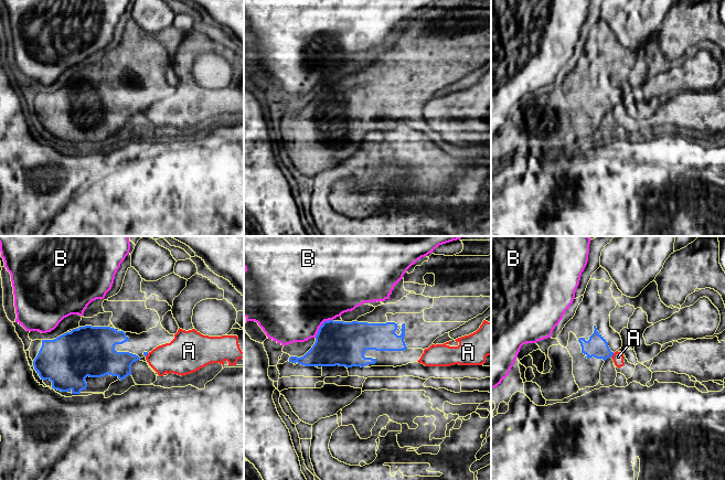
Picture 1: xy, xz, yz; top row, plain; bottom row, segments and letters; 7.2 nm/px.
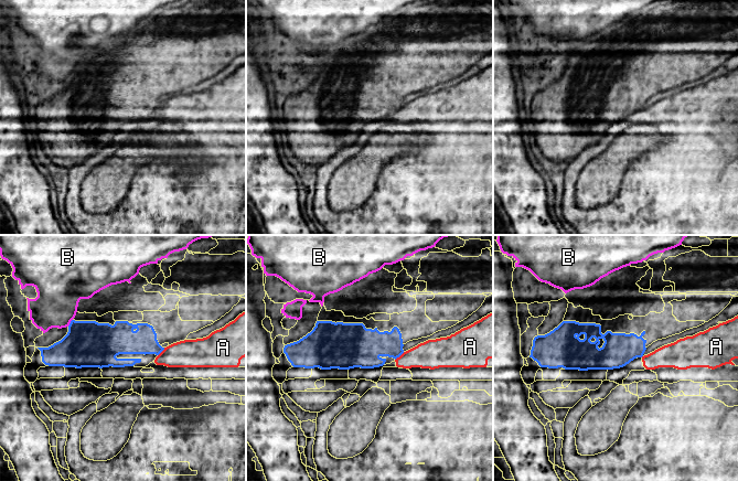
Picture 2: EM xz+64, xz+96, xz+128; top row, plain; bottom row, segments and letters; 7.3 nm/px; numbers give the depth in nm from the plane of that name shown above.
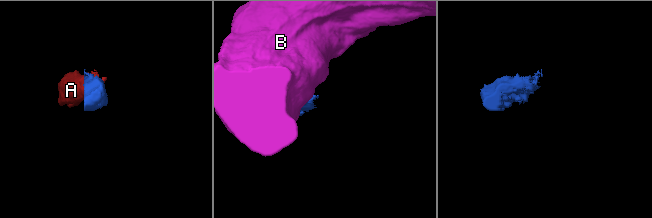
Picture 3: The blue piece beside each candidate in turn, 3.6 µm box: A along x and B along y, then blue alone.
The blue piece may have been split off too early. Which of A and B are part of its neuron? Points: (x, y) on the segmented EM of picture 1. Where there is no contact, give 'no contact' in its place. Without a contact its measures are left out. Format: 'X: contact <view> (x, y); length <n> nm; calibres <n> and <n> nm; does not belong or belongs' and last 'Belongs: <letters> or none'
A: contact yz (611, 355); length 40 nm; calibres 160 and 80 nm; does not belong
B: contact xz (321, 326); length 190 nm; calibres 320 and 500 nm; does not belong
Belongs: none

